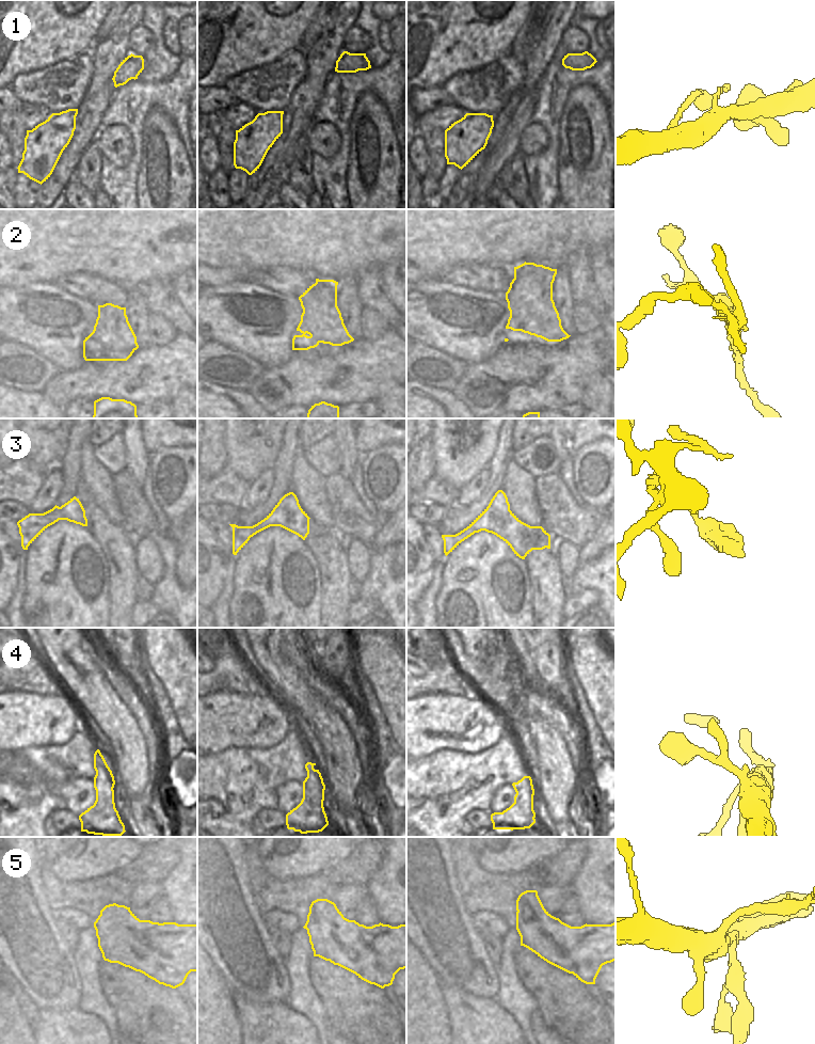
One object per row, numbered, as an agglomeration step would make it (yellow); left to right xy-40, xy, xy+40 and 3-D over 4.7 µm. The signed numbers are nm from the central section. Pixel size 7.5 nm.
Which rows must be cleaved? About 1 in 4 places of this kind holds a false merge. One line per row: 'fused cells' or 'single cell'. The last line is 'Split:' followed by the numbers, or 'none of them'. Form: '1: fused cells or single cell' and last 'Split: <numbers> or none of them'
1: single cell
2: fused cells
3: single cell
4: single cell
5: fused cells
Split: 2, 5

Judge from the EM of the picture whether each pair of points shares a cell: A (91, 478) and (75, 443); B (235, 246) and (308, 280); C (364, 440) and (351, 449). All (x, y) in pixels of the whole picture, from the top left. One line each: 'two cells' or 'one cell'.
A: two cells
B: two cells
C: two cells

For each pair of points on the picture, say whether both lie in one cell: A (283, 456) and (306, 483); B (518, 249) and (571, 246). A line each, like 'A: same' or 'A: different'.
A: different
B: same

